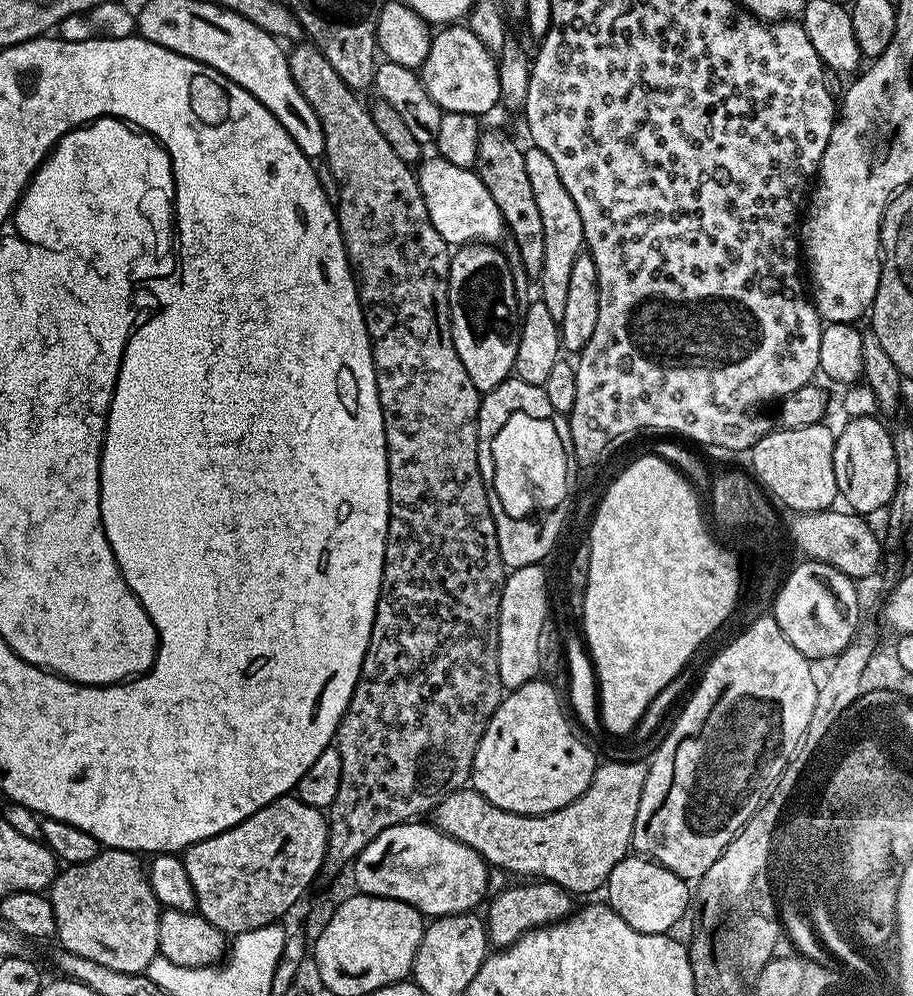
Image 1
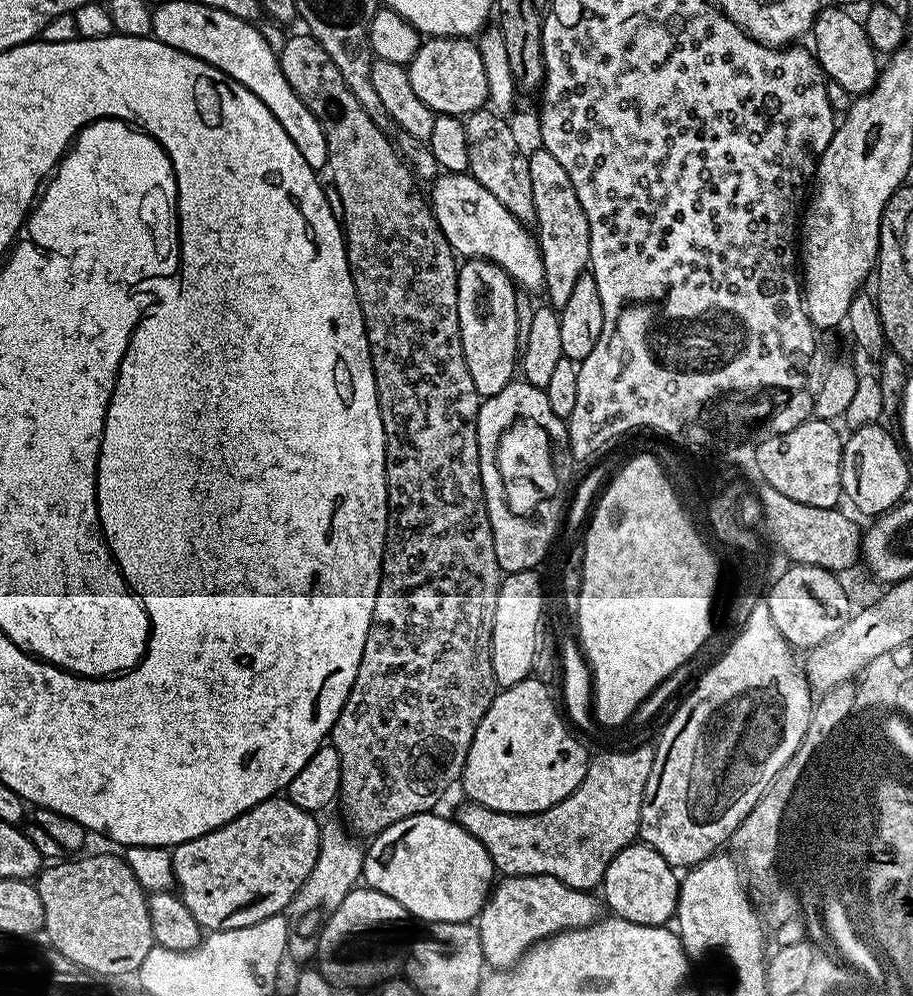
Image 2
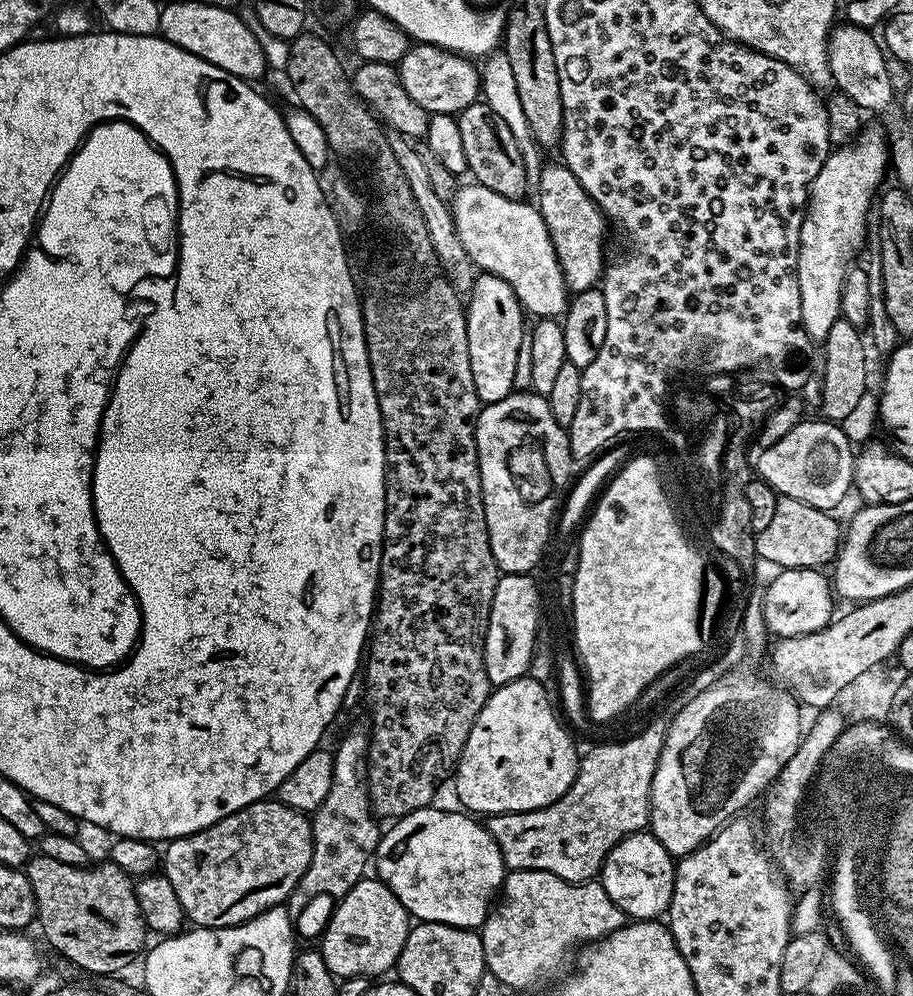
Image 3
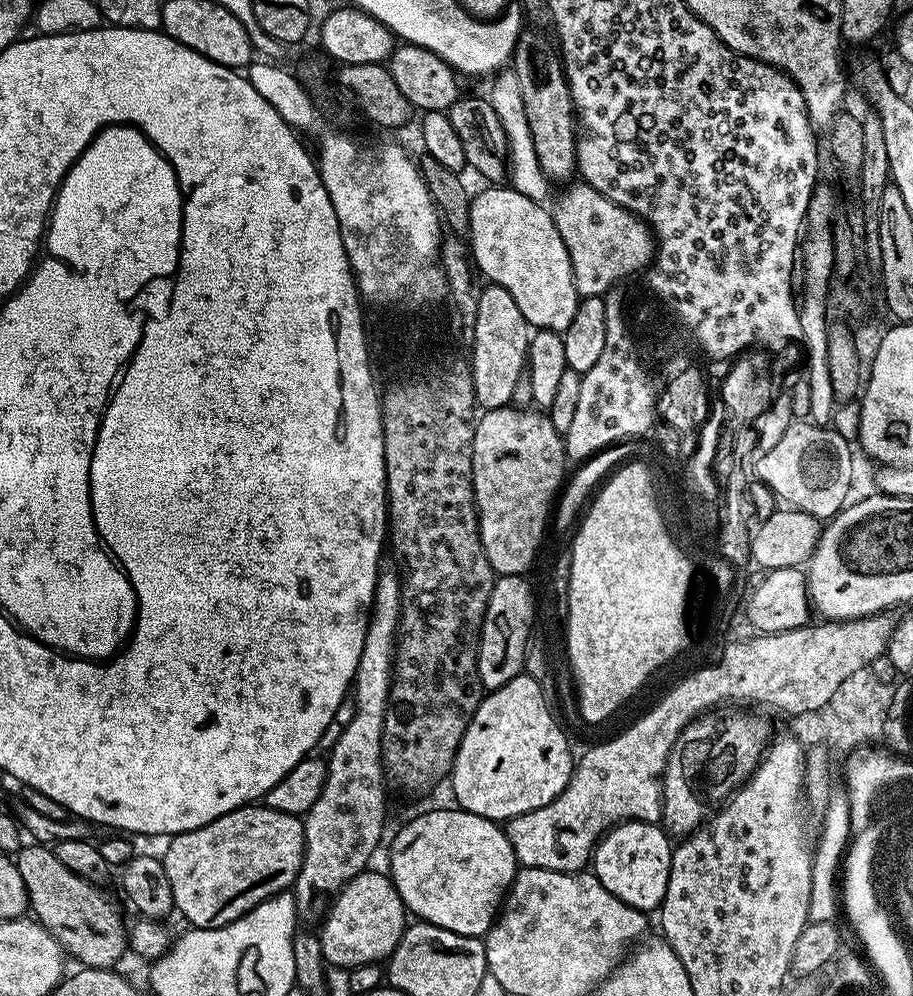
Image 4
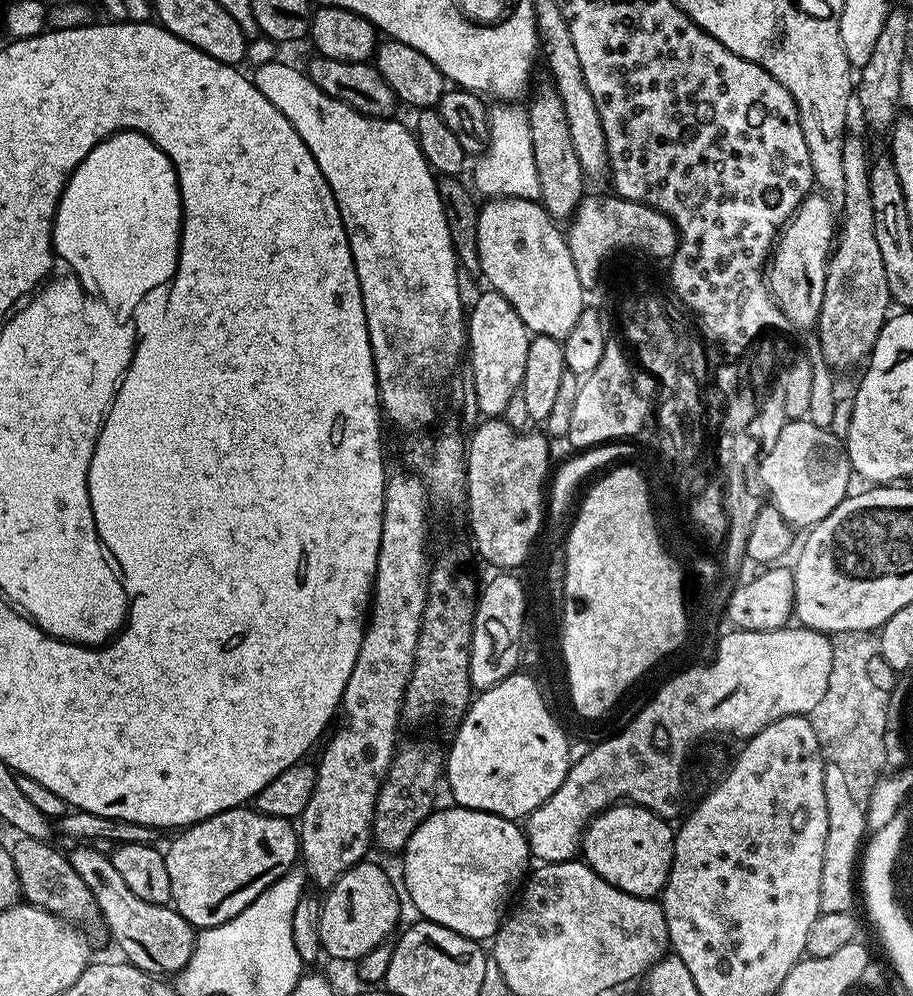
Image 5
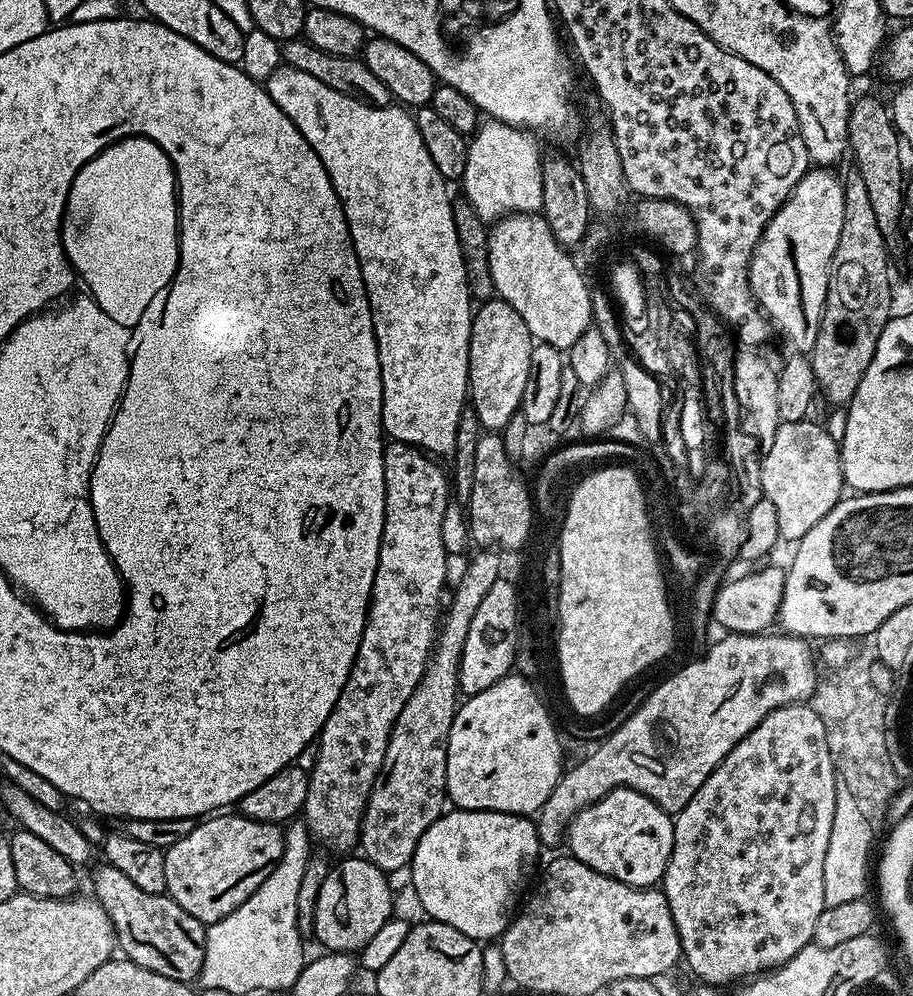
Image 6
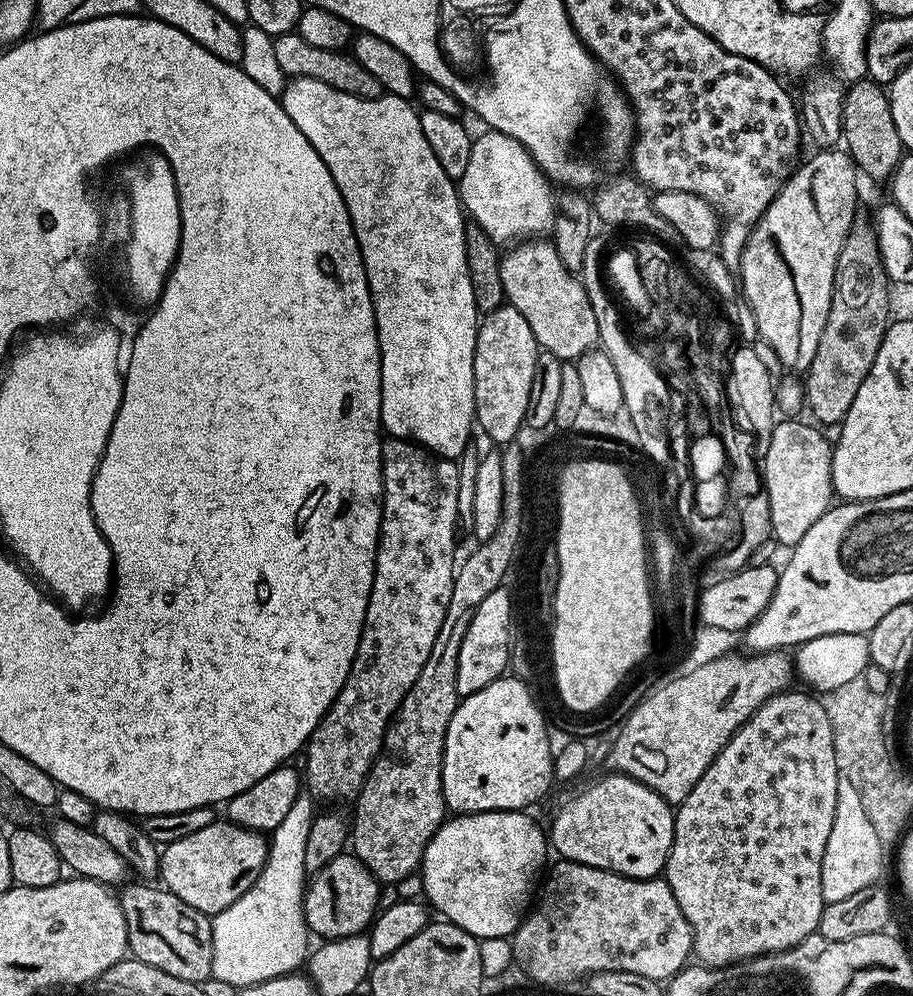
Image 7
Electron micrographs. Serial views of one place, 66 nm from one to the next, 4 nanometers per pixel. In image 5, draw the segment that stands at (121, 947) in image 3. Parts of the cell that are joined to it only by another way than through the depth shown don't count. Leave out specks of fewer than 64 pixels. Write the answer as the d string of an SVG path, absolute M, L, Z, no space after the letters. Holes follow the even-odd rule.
M20 836L17 844L11 845L14 870L20 879L20 890L23 899L30 904L37 904L47 912L55 912L61 918L72 922L81 922L87 916L97 915L96 903L92 900L92 892L78 878L74 866L70 866L67 855L56 848L47 840L35 840L29 836Z

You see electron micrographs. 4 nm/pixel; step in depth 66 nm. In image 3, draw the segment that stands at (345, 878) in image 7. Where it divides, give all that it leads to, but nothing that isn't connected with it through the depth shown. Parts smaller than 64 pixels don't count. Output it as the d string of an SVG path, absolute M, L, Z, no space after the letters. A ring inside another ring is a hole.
M365 878L339 897L337 904L340 905L333 910L332 921L323 925L324 941L318 944L333 976L380 978L387 968L388 971L395 969L410 927L409 914L395 894L380 879Z

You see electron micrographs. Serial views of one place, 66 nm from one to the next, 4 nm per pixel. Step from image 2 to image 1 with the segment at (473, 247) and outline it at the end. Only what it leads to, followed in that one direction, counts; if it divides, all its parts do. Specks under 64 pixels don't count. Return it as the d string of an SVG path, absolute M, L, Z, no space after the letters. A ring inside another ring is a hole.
M439 154L433 155L433 160L427 160L418 168L420 189L430 222L434 222L434 230L442 234L444 241L450 246L503 241L506 236L504 219L479 175L472 168L446 162Z

